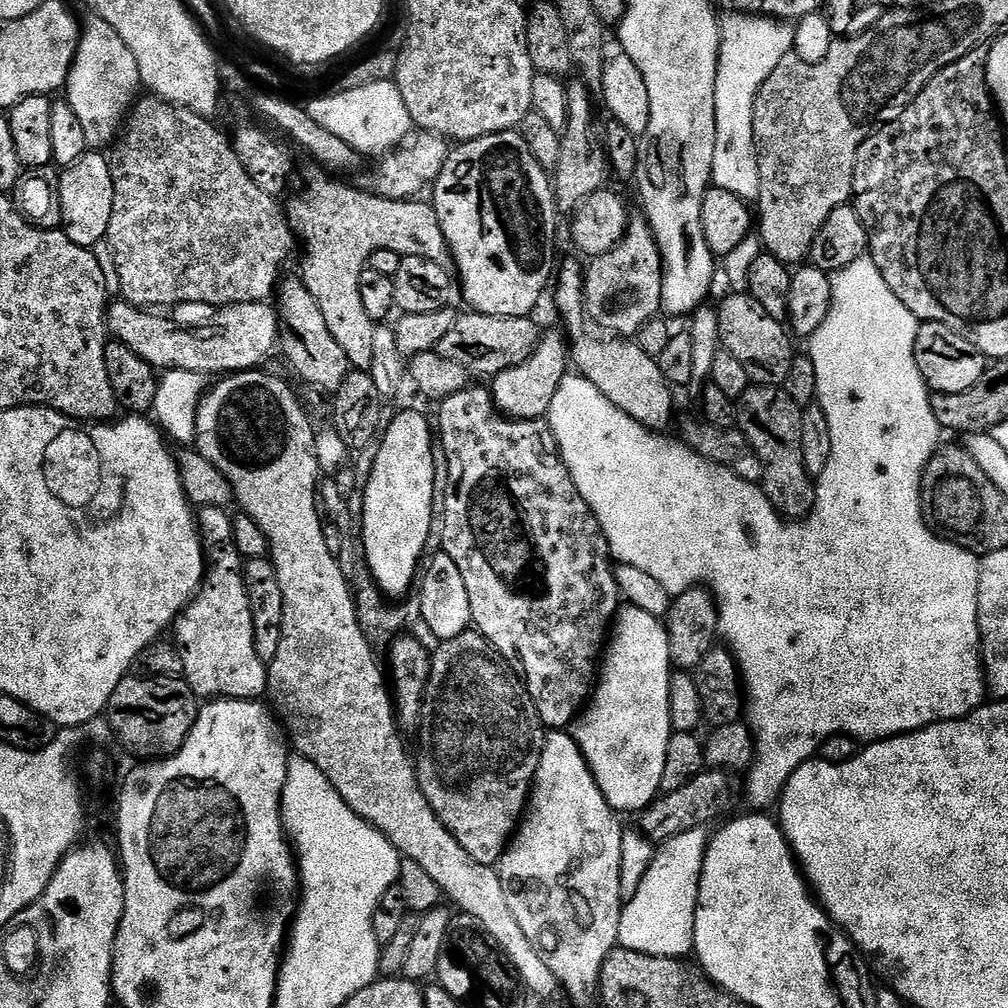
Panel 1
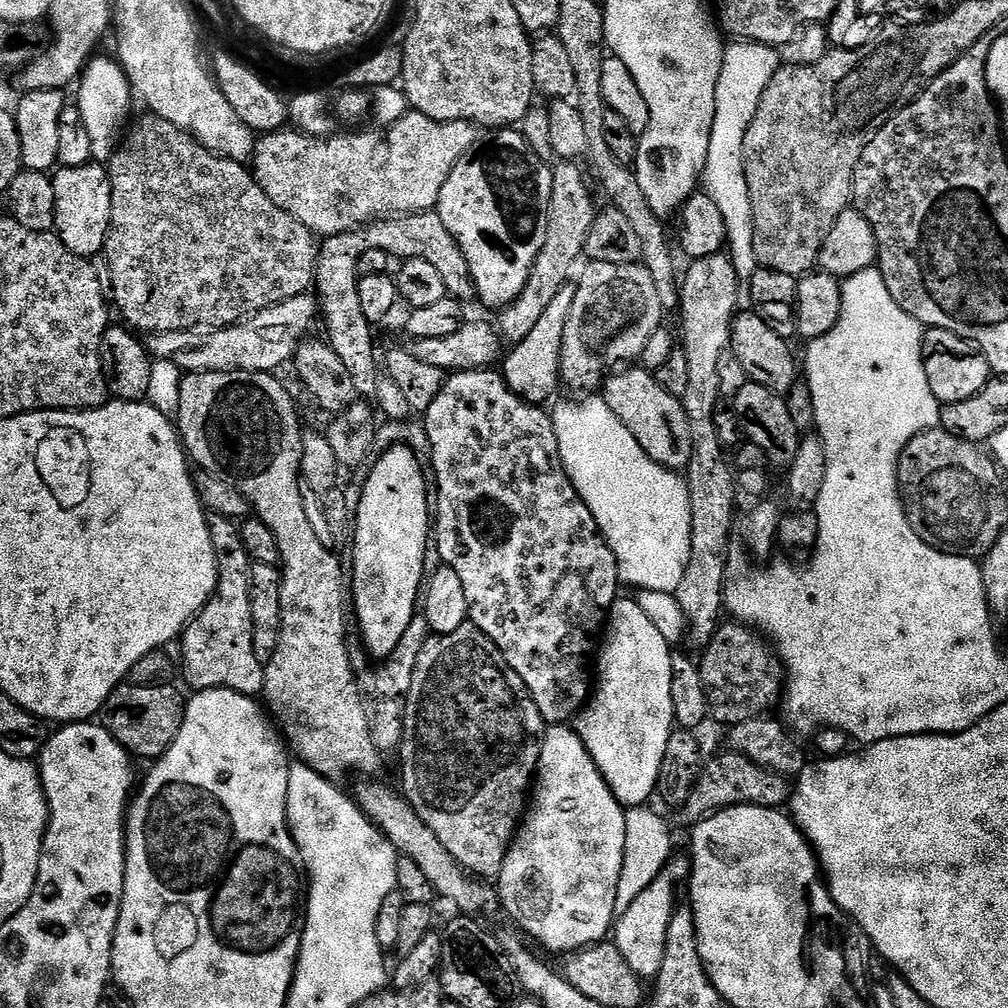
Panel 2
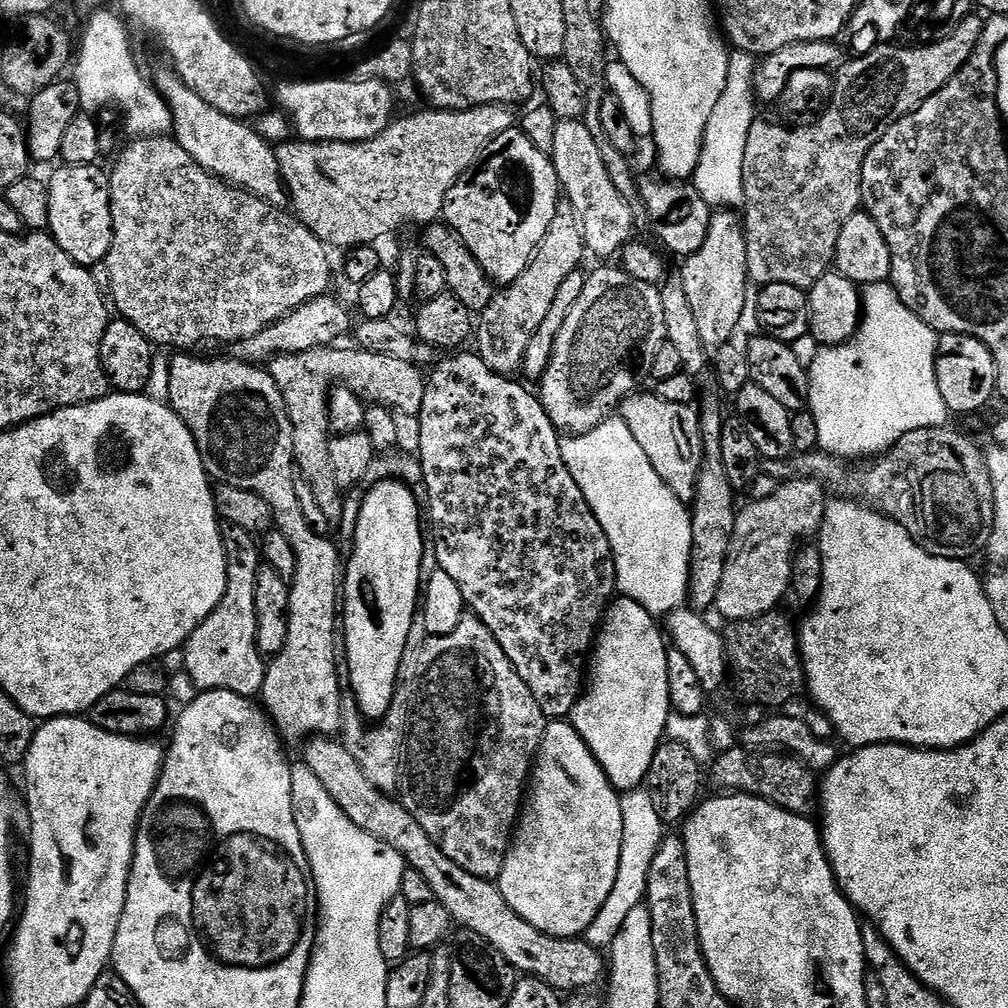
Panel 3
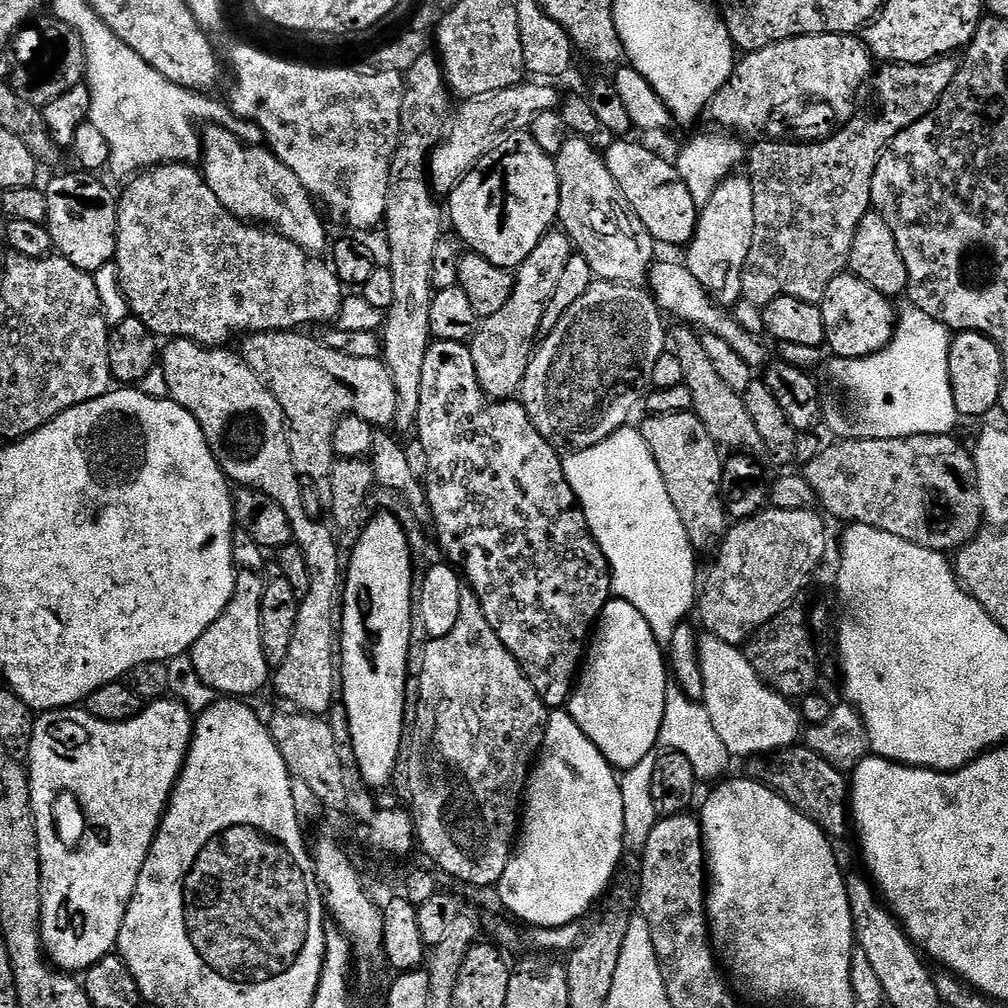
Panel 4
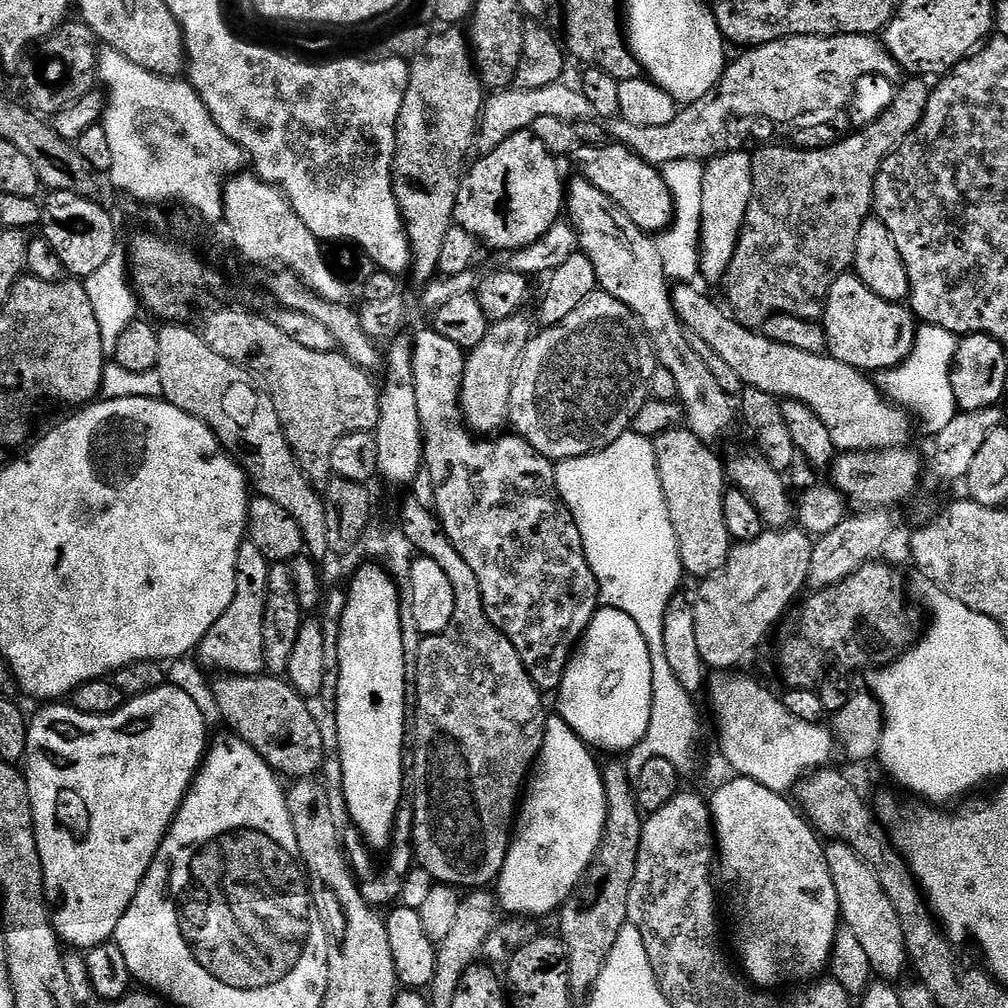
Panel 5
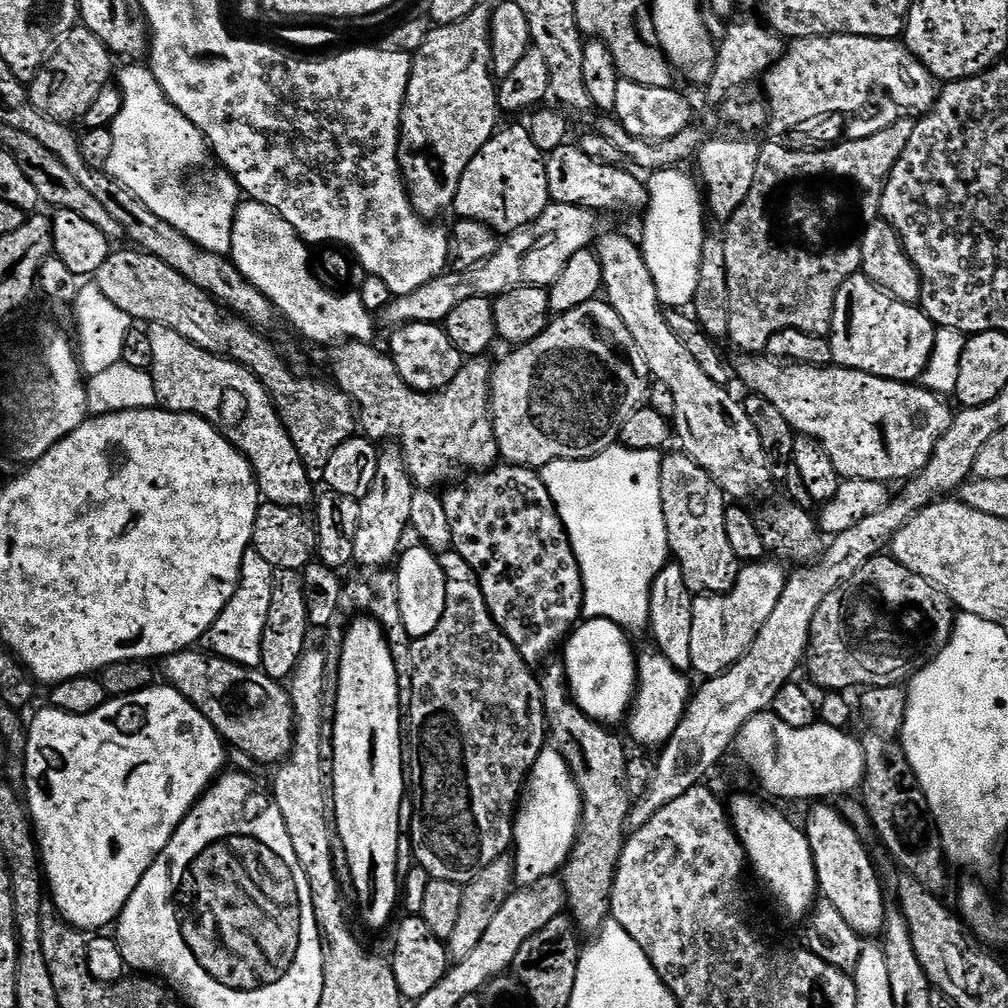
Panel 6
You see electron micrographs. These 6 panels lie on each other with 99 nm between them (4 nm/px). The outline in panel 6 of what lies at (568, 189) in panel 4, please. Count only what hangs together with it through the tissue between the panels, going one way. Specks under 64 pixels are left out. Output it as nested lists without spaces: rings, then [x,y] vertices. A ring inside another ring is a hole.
[[[606,232],[594,244],[595,254],[602,262],[603,295],[618,318],[626,322],[630,338],[634,338],[642,358],[646,358],[649,373],[674,394],[674,436],[677,441],[680,439],[679,447],[714,478],[725,497],[744,502],[747,496],[758,495],[768,483],[773,483],[774,477],[768,455],[762,450],[762,438],[758,438],[758,430],[754,430],[754,422],[750,422],[743,403],[735,400],[725,385],[714,382],[714,378],[709,378],[706,370],[698,366],[673,321],[671,324],[664,317],[665,309],[639,243],[620,232]]]

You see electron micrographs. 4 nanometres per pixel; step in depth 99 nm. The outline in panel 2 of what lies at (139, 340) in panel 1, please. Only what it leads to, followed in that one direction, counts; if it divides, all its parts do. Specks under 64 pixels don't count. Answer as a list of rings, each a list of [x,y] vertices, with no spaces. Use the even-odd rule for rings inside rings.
[[[315,295],[295,296],[292,300],[278,302],[258,314],[242,320],[238,324],[229,324],[226,328],[211,330],[189,330],[186,332],[154,332],[147,337],[148,353],[156,360],[172,362],[181,373],[190,372],[270,372],[275,373],[284,363],[295,357],[296,349],[313,335],[312,327],[318,324],[318,300]]]

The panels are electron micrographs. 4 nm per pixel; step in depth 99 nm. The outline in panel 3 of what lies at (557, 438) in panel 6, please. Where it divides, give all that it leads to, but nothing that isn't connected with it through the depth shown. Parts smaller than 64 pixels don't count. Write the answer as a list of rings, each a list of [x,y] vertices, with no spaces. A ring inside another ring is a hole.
[[[619,266],[589,271],[582,286],[582,295],[574,306],[570,306],[566,322],[562,322],[558,338],[554,338],[550,364],[538,381],[540,405],[556,431],[568,436],[581,436],[609,419],[619,409],[620,403],[641,387],[640,375],[651,369],[658,346],[665,342],[666,318],[662,318],[662,298],[657,285],[642,282],[626,274]]]

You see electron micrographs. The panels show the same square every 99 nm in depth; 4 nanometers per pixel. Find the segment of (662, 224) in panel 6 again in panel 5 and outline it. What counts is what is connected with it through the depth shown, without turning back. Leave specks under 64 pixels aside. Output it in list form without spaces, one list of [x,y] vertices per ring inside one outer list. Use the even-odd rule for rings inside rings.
[[[679,160],[663,165],[664,181],[670,186],[674,202],[672,222],[655,237],[662,270],[672,282],[692,282],[700,276],[700,223],[702,222],[702,174],[704,164],[698,160]]]

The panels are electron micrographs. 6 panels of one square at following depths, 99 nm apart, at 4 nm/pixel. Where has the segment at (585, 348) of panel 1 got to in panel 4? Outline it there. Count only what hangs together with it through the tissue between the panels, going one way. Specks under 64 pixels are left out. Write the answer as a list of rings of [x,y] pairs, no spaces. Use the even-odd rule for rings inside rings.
[[[693,411],[648,416],[645,421],[639,425],[640,433],[646,446],[650,446],[650,454],[654,454],[666,494],[670,494],[670,502],[674,510],[678,510],[688,541],[696,550],[715,549],[726,531],[724,506],[719,501],[720,483],[724,477],[720,445],[710,438],[706,426],[702,426]]]

